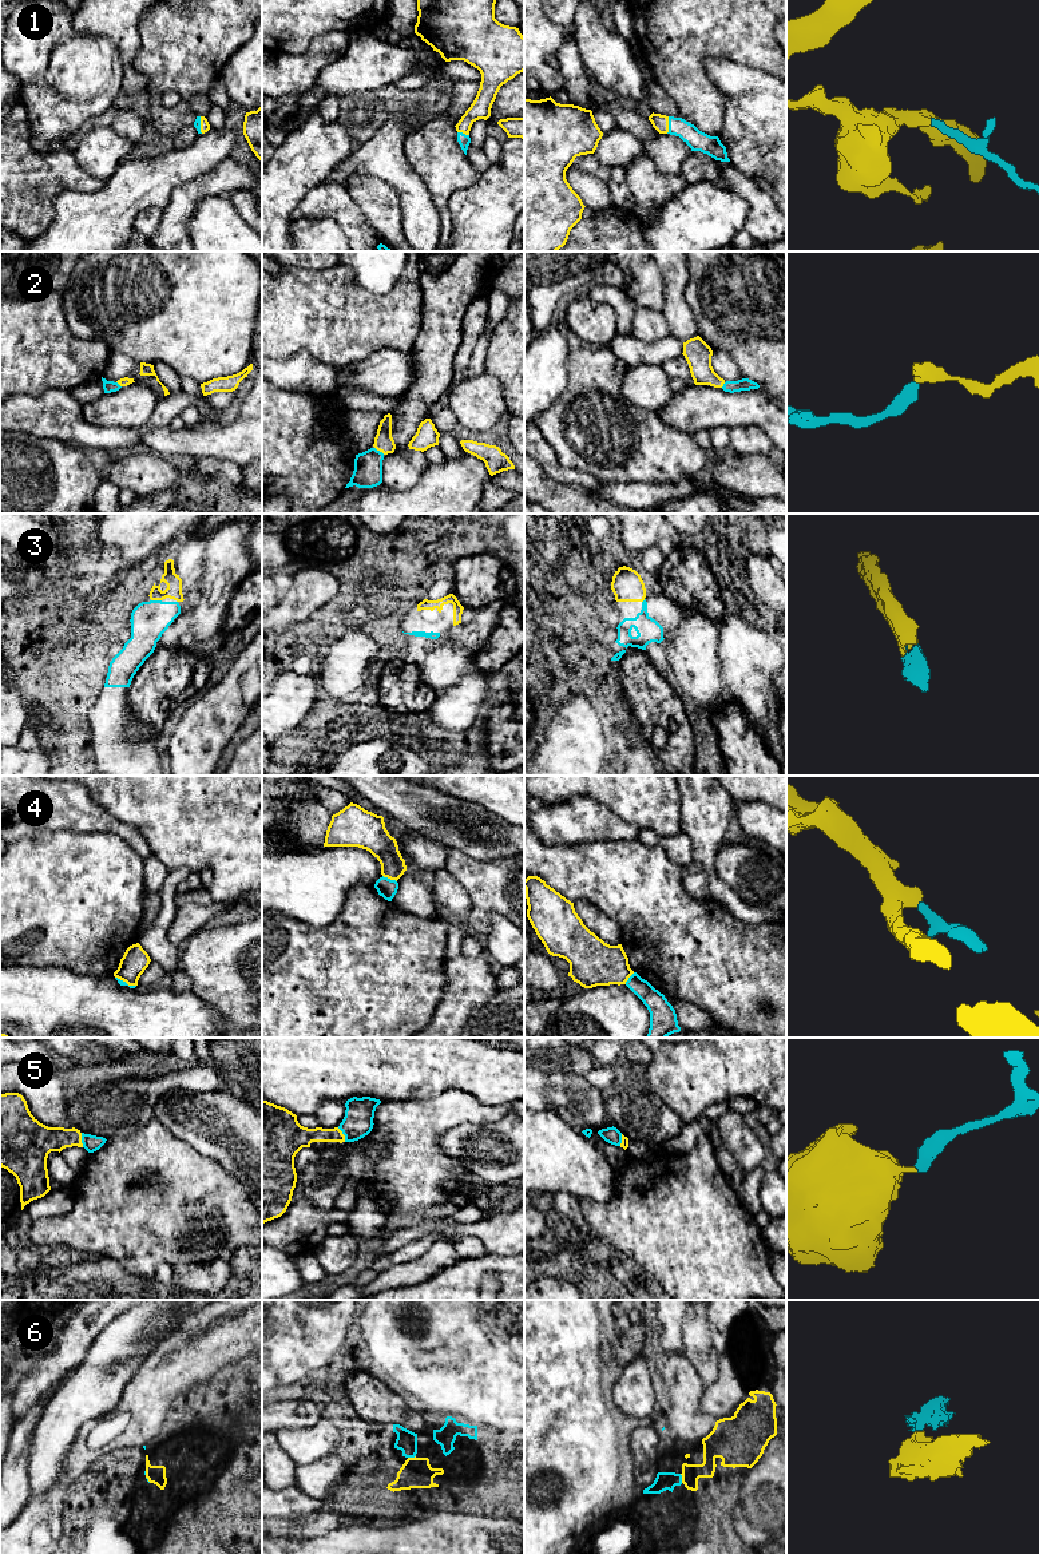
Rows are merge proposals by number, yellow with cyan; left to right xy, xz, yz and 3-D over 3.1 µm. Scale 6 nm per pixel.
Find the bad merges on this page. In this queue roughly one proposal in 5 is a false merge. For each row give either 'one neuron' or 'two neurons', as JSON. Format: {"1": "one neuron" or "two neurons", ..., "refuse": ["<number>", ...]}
{"1": "one neuron", "2": "one neuron", "3": "one neuron", "4": "two neurons", "5": "one neuron", "6": "one neuron", "refuse": ["4"]}

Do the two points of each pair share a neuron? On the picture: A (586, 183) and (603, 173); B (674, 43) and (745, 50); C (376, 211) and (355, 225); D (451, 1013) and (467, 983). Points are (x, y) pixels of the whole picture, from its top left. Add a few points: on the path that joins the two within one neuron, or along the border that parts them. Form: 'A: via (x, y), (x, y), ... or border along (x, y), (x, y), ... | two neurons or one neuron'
A: border along (571, 165), (606, 181) | two neurons
B: via (691, 43), (728, 43) | one neuron
C: border along (348, 191), (379, 237) | two neurons
D: via (456, 1006), (462, 998), (462, 990) | one neuron

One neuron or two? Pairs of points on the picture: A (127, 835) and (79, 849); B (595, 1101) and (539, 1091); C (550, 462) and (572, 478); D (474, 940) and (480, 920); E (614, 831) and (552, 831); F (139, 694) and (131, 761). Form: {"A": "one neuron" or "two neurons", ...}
{"A": "two neurons", "B": "one neuron", "C": "one neuron", "D": "two neurons", "E": "one neuron", "F": "two neurons"}

